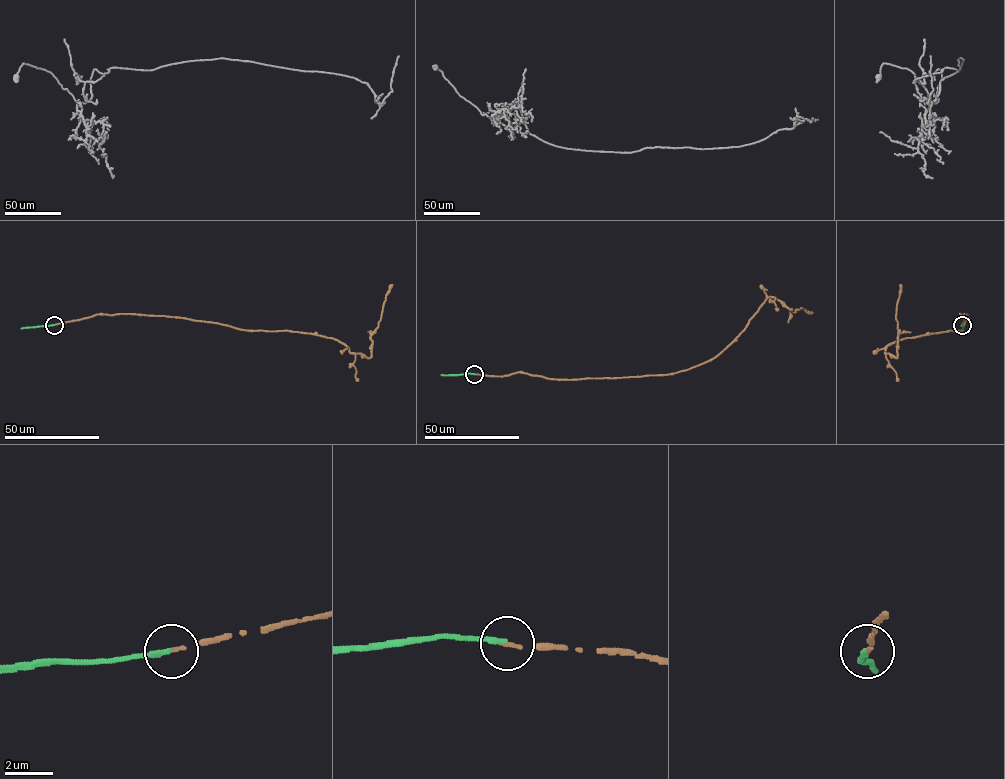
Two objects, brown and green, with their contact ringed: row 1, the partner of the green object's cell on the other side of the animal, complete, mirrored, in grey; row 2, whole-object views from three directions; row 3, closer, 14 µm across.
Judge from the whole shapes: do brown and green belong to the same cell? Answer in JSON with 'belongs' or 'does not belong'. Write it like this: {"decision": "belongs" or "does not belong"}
{"decision": "belongs"}

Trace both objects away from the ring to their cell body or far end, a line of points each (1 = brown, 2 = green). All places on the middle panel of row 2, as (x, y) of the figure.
1: (474, 374), (518, 372), (581, 379), (672, 374), (717, 356), (768, 297), (790, 309), (800, 308), (812, 313)
2: (474, 374), (441, 375)

